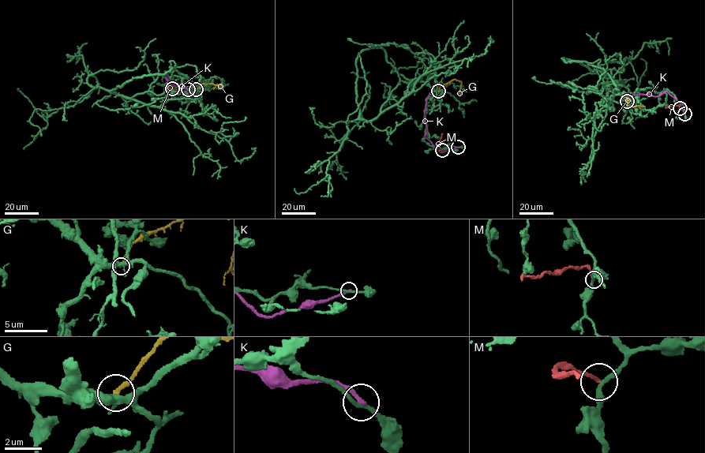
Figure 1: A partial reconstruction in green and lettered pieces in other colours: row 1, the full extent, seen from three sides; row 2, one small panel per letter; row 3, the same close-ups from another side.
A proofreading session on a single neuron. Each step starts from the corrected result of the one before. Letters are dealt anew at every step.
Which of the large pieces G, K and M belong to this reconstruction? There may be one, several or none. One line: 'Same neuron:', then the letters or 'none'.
Same neuron: none

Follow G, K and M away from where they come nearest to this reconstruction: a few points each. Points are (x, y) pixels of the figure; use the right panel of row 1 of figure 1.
G: (628, 101), (628, 106), (639, 105), (640, 109)
K: (684, 114), (682, 105), (665, 91), (654, 96), (643, 94), (629, 95), (626, 101)
M: (680, 108), (678, 106), (665, 108)

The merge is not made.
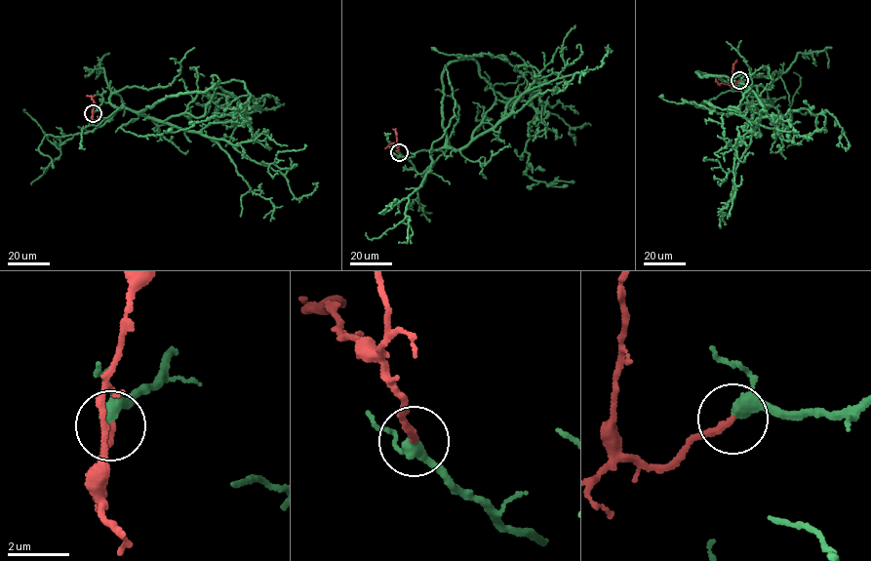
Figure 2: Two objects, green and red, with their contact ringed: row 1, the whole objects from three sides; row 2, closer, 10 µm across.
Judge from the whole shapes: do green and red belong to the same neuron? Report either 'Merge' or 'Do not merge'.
Merge

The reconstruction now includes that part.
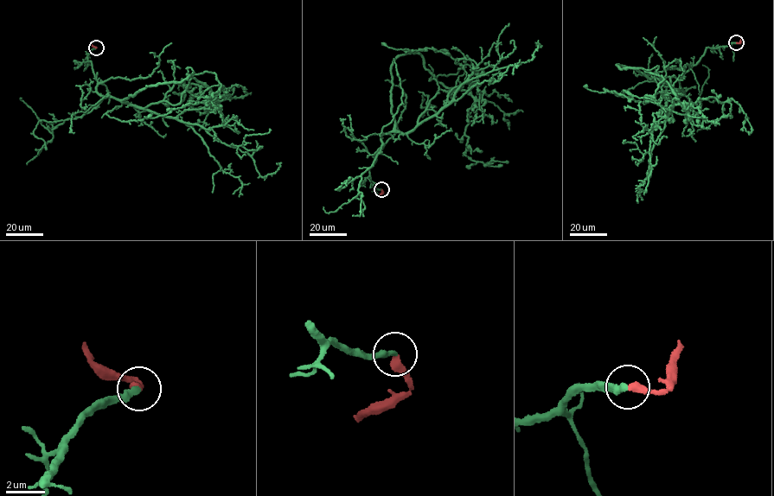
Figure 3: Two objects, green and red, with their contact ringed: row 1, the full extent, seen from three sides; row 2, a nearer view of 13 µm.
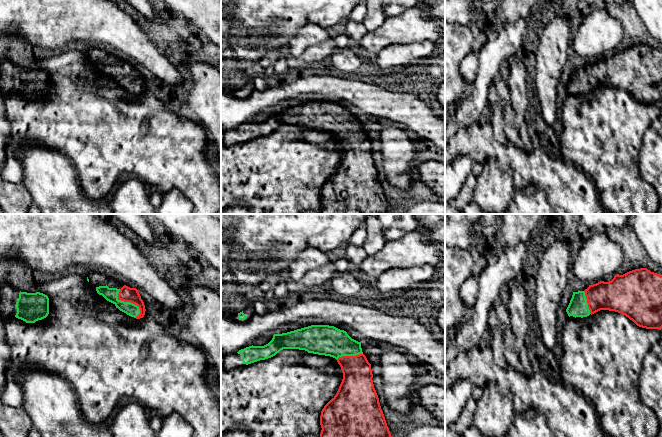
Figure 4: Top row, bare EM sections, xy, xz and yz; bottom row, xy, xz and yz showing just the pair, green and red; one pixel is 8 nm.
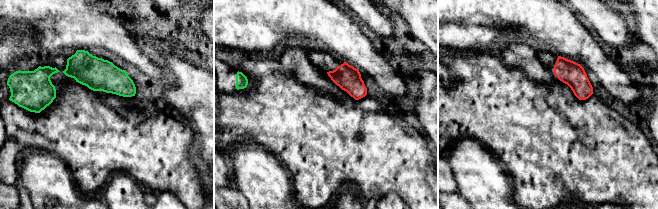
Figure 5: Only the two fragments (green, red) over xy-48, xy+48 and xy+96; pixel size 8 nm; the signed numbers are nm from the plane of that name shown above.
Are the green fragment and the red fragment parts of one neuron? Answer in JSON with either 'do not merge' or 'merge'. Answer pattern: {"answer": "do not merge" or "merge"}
{"answer": "merge"}

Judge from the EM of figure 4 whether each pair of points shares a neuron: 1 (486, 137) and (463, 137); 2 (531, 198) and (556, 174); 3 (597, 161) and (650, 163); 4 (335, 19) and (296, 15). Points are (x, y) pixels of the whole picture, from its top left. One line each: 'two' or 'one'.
1: one
2: two
3: two
4: one

